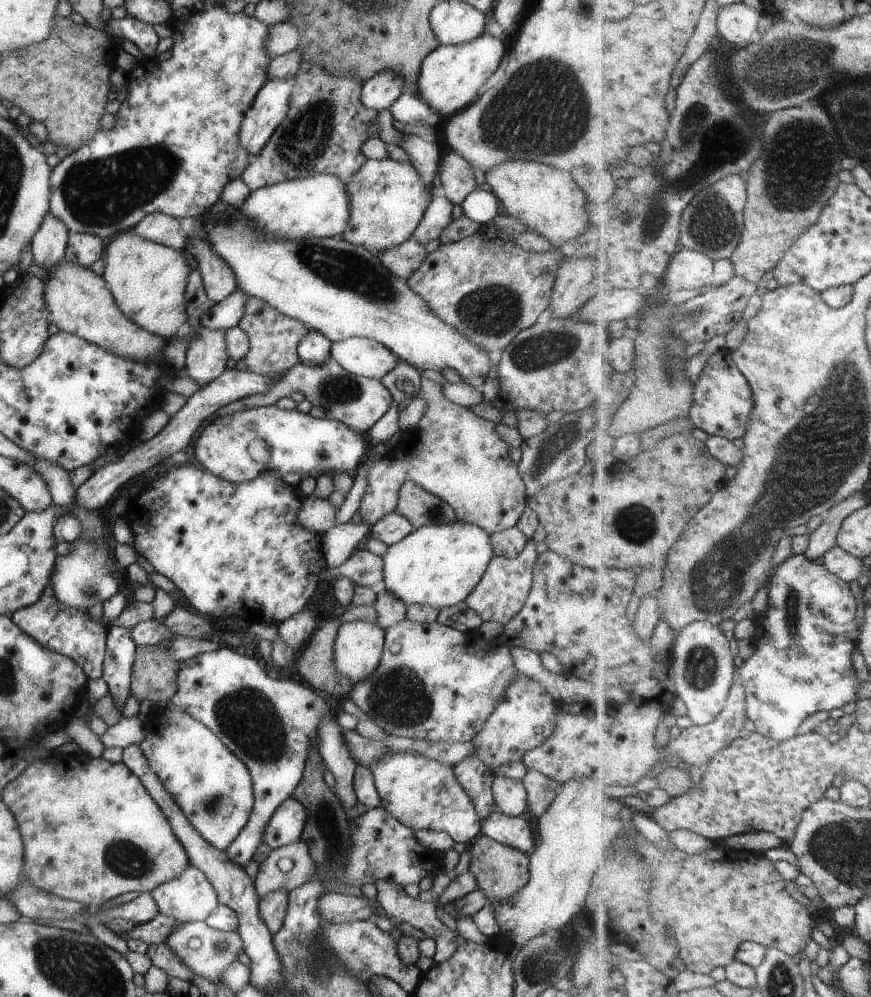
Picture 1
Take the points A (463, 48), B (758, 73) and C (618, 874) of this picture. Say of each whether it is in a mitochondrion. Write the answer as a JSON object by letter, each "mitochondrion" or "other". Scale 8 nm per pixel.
{"A":"other","B":"mitochondrion","C":"mitochondrion"}

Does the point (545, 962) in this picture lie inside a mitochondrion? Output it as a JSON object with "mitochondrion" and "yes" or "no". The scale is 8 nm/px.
{"mitochondrion":"yes"}

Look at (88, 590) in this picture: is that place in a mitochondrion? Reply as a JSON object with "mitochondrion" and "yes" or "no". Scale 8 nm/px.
{"mitochondrion":"yes"}

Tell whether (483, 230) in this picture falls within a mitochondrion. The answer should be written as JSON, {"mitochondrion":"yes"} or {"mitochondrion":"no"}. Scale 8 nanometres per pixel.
{"mitochondrion":"no"}

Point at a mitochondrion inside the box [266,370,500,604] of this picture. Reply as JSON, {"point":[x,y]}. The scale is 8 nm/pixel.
{"point":[340,389]}

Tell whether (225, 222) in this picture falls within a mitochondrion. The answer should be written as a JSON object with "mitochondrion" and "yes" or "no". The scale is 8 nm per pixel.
{"mitochondrion":"yes"}

